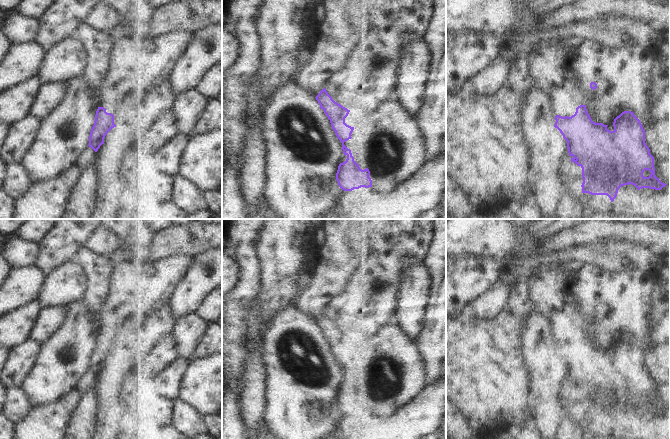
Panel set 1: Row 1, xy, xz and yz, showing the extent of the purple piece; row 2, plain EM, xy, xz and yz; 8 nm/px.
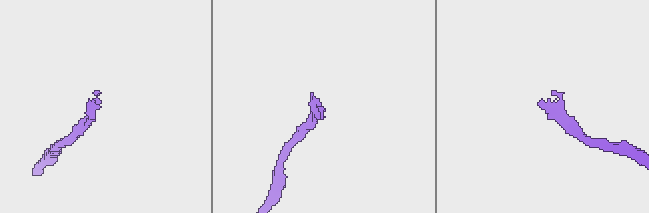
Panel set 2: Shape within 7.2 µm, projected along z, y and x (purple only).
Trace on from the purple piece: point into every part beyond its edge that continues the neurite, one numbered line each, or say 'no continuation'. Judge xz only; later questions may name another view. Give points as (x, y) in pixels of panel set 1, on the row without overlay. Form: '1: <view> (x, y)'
no continuation

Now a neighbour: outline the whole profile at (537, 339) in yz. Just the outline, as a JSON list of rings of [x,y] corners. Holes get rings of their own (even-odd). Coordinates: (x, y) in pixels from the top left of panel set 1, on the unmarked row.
[[[534,307],[520,329],[524,363],[531,372],[532,439],[562,439],[563,421],[572,408],[565,404],[567,365],[554,351],[550,319]]]

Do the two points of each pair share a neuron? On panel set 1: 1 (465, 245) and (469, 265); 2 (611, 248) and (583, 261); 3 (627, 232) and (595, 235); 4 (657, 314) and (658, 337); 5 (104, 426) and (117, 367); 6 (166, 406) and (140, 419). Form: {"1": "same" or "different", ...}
{"1": "different", "2": "same", "3": "same", "4": "same", "5": "same", "6": "same"}

